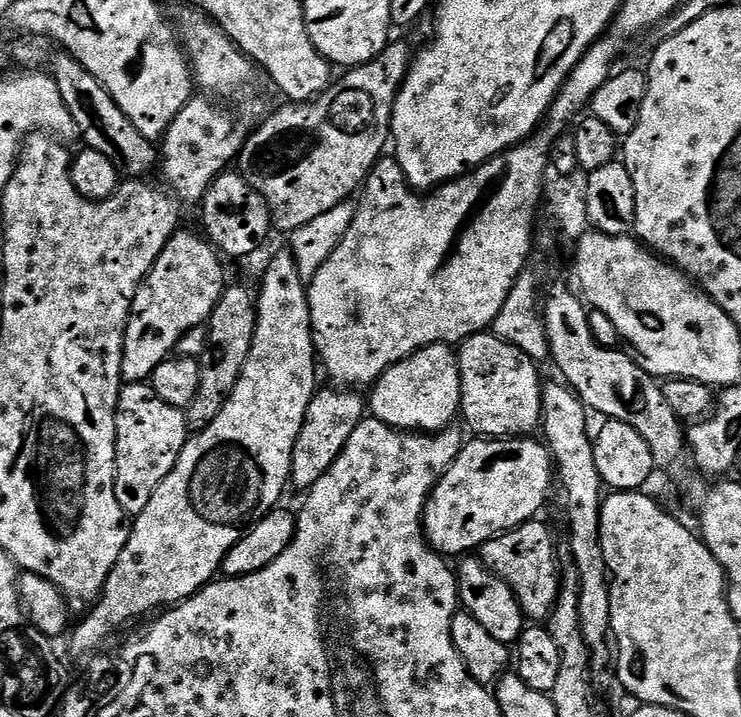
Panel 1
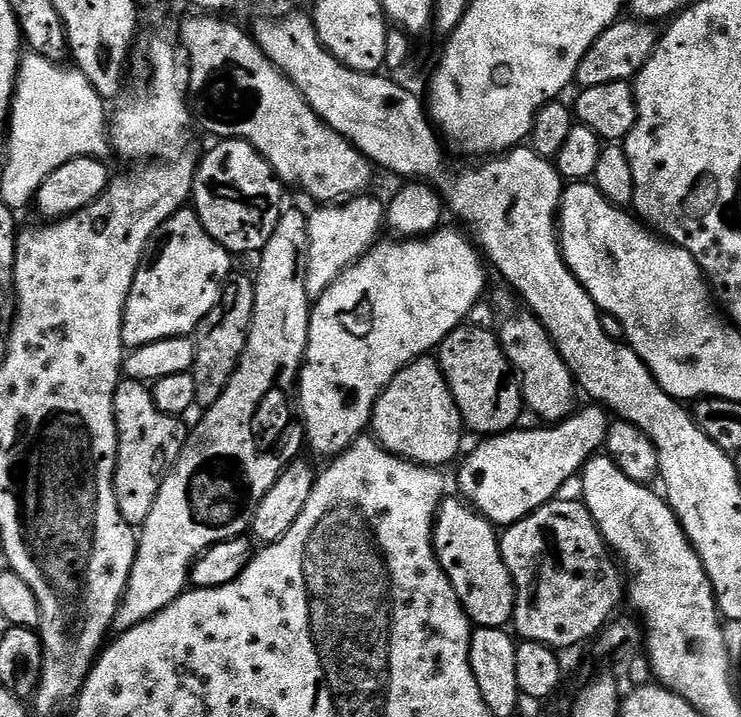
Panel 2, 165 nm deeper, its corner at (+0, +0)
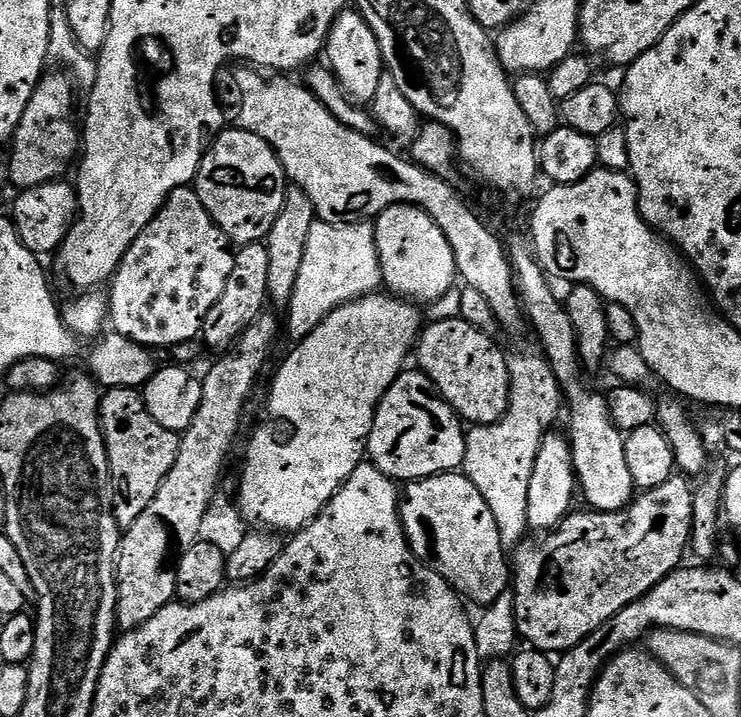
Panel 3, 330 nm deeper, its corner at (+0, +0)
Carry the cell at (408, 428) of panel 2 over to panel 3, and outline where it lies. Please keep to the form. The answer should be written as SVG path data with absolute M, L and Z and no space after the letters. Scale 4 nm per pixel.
M405 370L386 390L374 414L366 452L382 474L397 482L411 482L457 471L464 463L465 435L465 425L441 398L428 375L419 370Z

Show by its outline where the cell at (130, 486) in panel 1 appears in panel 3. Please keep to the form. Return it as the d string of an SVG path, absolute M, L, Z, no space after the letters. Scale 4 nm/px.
M110 388L103 393L100 402L100 428L104 431L104 445L108 451L108 474L110 477L110 491L112 493L112 513L120 523L121 529L128 529L150 502L154 502L154 494L162 486L166 474L174 466L180 449L180 436L177 433L166 430L166 426L160 425L146 410L146 402L143 395L135 388Z

